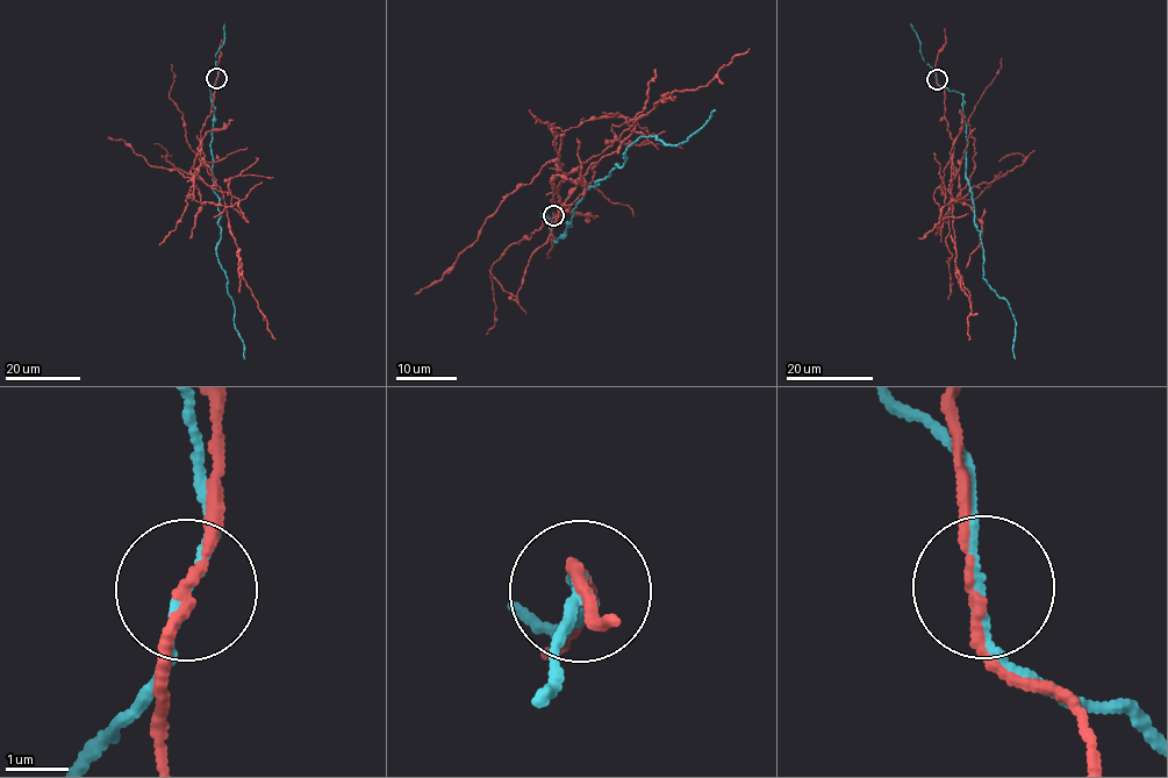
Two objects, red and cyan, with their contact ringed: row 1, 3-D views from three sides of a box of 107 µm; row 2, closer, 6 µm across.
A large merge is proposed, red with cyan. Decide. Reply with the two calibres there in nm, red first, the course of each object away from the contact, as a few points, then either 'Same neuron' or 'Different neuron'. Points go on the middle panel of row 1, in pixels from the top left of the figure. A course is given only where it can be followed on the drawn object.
Thickness 140 nm (red) against 150 nm. Course of red: (553, 215), (564, 133), (590, 119), (635, 122), (589, 165), (592, 180), (564, 213), (493, 264), (486, 335). Course of cyan: (553, 216), (550, 230), (556, 241), (588, 186), (623, 164), (638, 137), (675, 145), (715, 111). Different neuron

